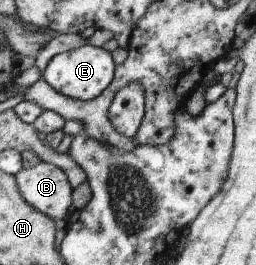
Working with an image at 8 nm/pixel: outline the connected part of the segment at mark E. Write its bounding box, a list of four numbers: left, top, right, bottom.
[41,44,114,101]

